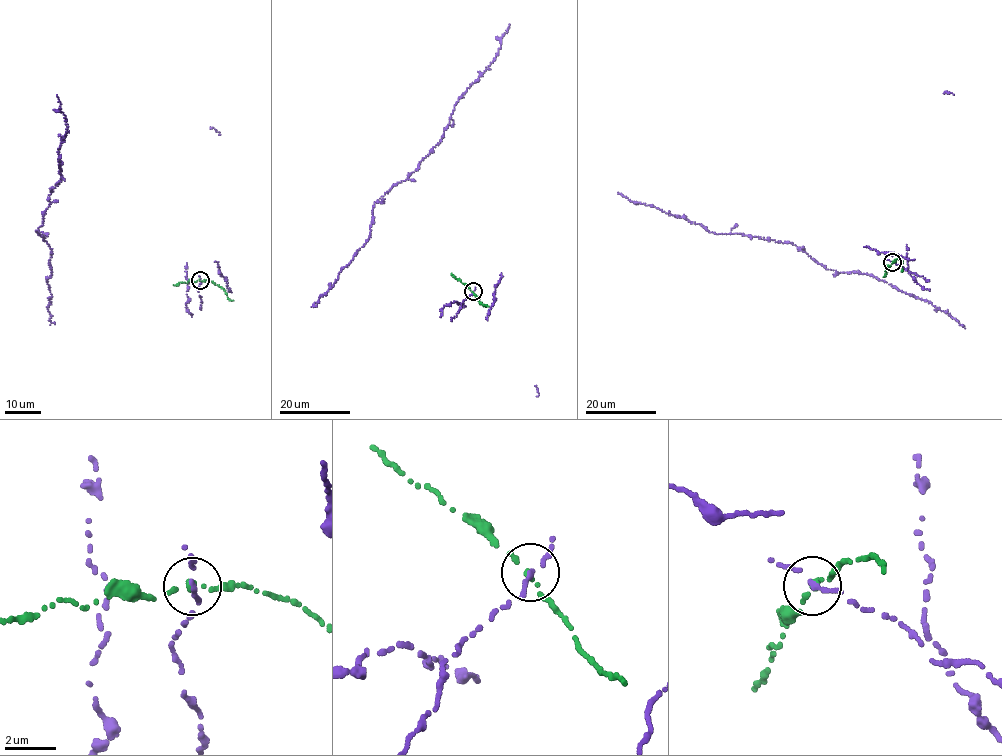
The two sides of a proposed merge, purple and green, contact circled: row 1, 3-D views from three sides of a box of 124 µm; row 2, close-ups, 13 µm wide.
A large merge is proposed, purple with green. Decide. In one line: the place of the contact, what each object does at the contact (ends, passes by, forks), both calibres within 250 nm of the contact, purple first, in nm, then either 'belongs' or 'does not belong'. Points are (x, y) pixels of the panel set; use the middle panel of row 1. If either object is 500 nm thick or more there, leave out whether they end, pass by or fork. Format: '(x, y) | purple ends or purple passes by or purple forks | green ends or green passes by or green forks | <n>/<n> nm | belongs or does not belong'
(473, 291) | purple ends | green ends | 220/240 nm | does not belong

